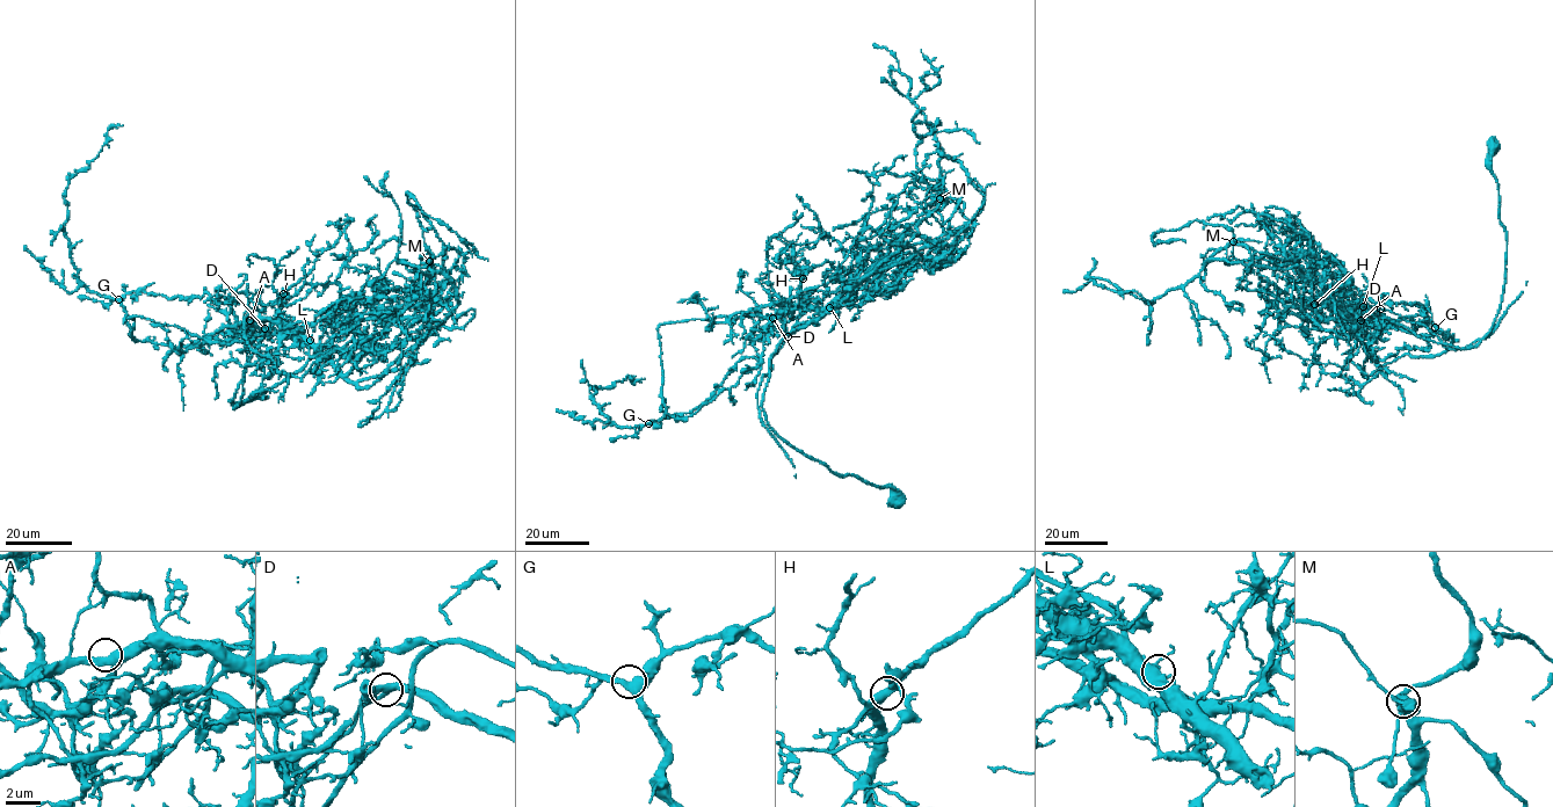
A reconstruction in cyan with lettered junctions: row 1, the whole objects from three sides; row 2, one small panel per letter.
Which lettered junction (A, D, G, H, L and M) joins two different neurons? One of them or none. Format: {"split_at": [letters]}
{"split_at": ["L"]}

